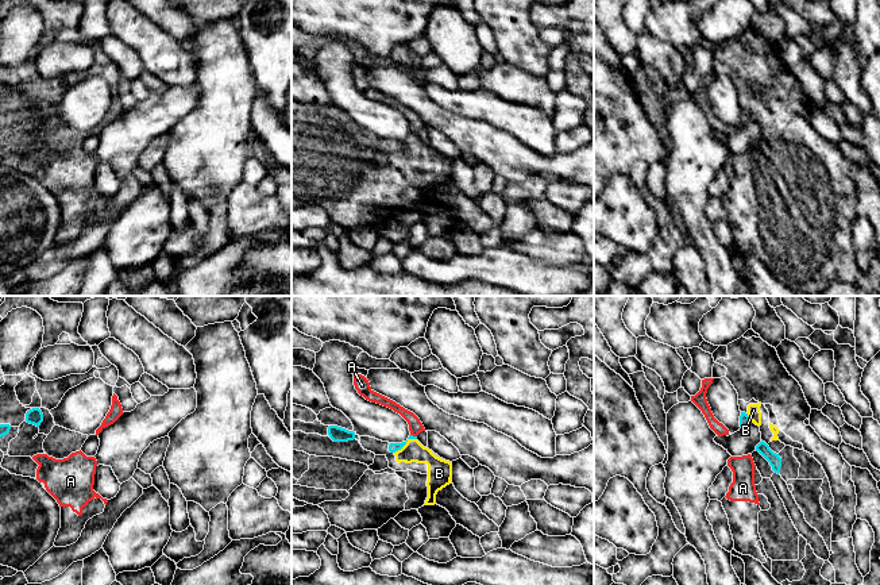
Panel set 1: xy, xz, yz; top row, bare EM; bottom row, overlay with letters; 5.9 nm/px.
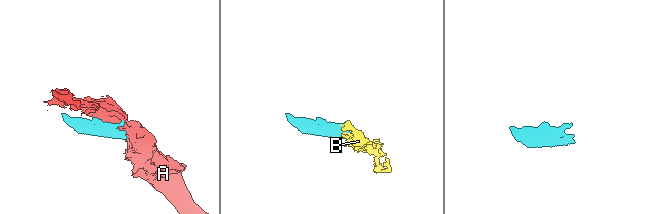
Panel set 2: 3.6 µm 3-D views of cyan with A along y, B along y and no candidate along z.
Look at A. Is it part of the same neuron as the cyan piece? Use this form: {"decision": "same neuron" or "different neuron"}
{"decision": "same neuron"}

